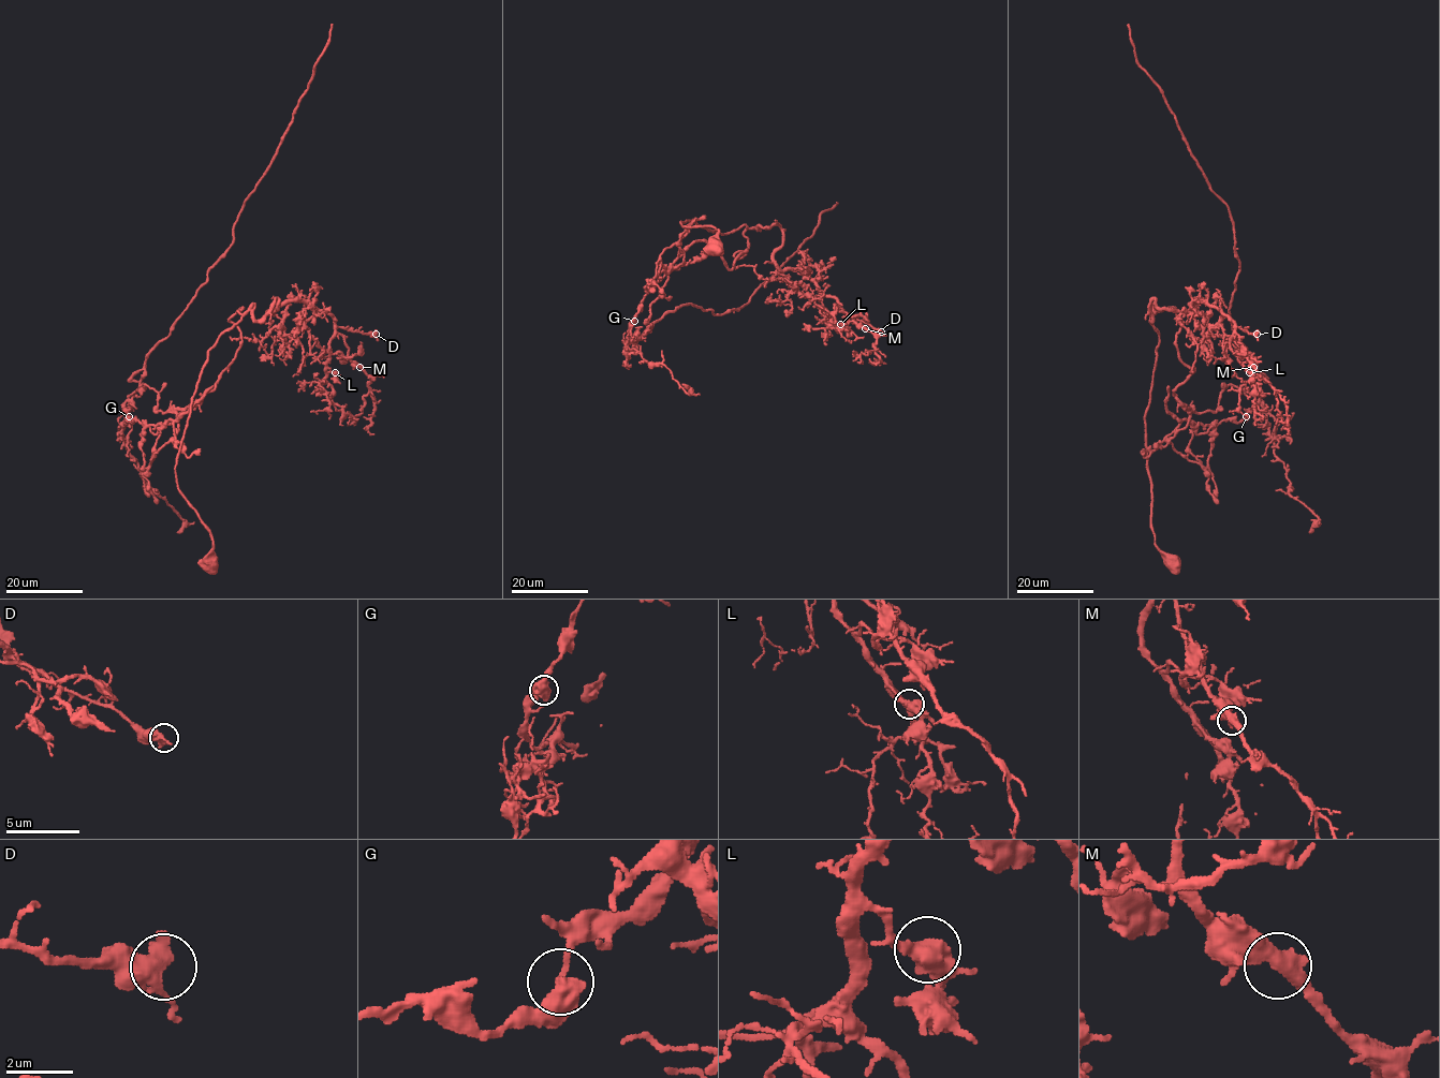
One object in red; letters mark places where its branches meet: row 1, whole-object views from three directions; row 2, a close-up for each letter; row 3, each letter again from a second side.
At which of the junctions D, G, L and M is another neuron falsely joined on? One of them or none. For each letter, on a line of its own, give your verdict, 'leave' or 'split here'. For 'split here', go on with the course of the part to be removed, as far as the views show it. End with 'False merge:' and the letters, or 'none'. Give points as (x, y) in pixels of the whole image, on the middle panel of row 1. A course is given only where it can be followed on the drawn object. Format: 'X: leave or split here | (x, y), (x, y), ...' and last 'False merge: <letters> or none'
D: leave
G: split here | (633, 321), (632, 336), (644, 335), (680, 305), (715, 314), (739, 309), (812, 234), (819, 217), (838, 203)
L: leave
M: leave
False merge: G

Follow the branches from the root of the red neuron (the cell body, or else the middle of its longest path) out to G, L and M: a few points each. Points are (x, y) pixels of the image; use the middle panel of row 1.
G: (716, 248), (718, 229), (680, 222), (746, 225), (746, 254), (673, 266), (633, 321)
L: (716, 248), (718, 229), (680, 223), (721, 234), (778, 225), (775, 264), (803, 270), (834, 297), (840, 324)
M: (716, 248), (718, 229), (680, 223), (721, 234), (778, 225), (775, 264), (803, 270), (865, 328)

